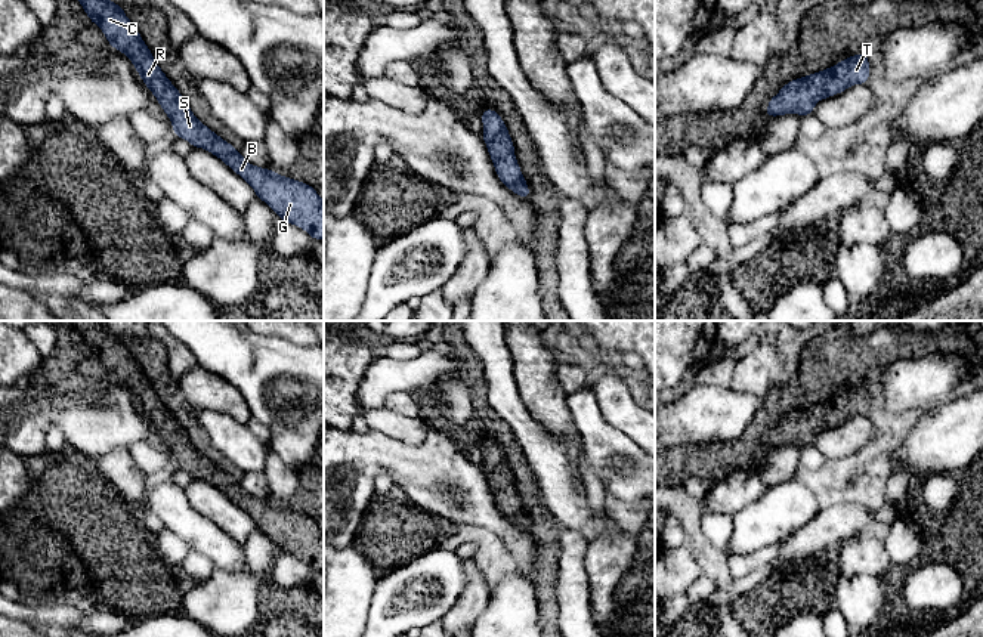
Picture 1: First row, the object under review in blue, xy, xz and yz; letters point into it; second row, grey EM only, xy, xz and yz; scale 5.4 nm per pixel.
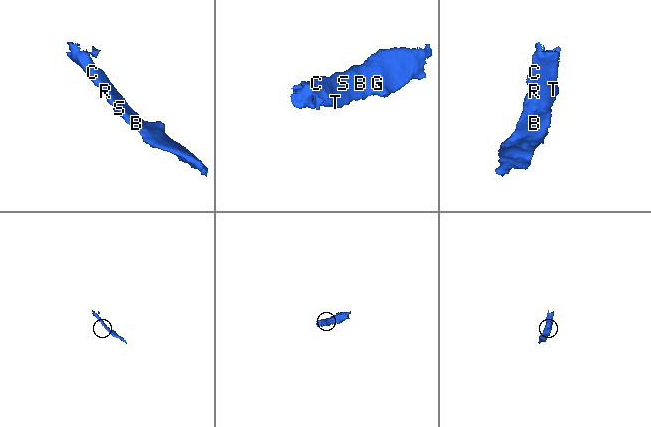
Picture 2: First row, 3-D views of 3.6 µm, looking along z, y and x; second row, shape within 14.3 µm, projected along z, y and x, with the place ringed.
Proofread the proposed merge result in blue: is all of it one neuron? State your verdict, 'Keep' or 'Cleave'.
Keep

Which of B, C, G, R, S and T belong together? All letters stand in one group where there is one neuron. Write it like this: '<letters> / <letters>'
B C G R S T

